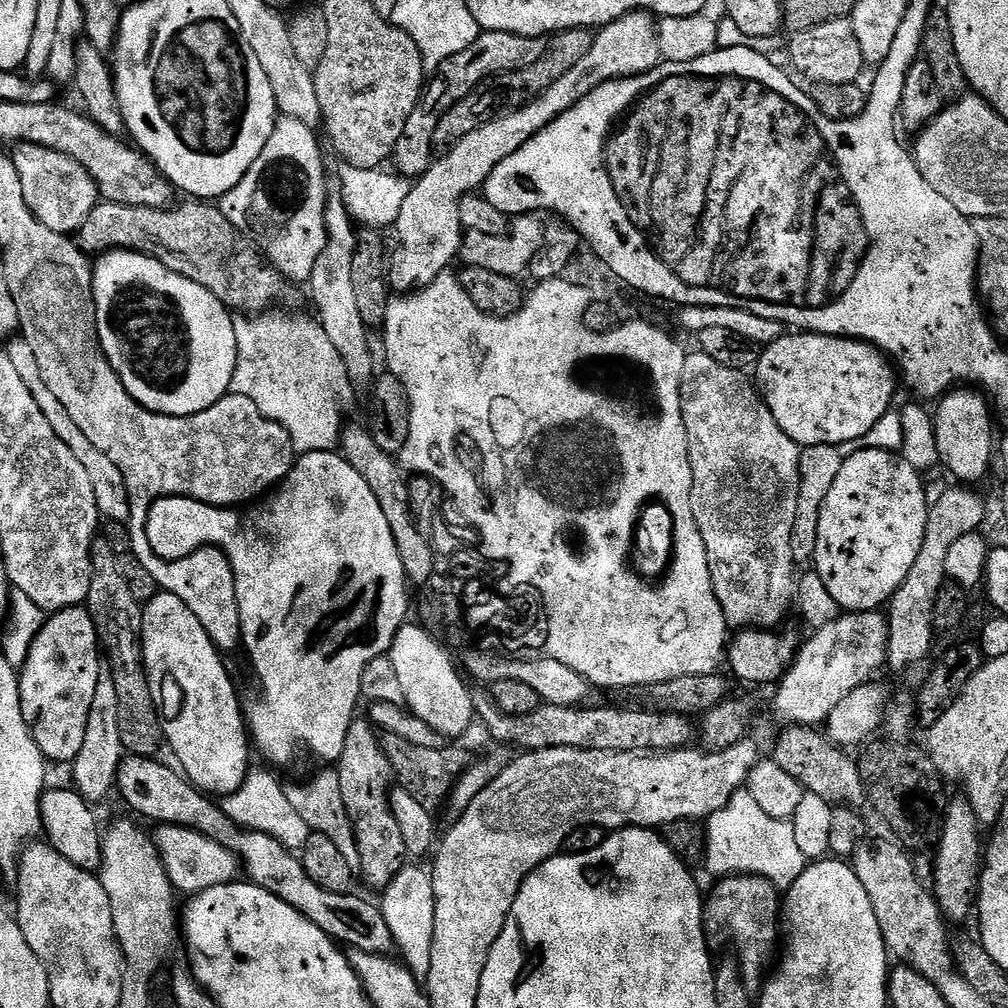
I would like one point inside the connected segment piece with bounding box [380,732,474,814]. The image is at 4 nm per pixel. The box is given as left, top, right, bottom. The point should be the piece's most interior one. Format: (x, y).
(429, 776)

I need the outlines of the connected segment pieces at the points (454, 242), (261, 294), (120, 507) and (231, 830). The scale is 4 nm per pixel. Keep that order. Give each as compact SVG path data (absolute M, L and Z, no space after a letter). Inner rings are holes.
M643 10L605 24L593 35L590 54L586 54L574 70L558 78L558 82L554 82L554 86L550 86L541 96L529 99L515 110L505 111L508 112L505 116L497 115L489 119L478 130L466 134L458 146L433 162L430 170L426 170L426 174L413 183L416 185L413 188L411 185L402 196L404 201L396 216L396 253L393 256L391 253L387 265L388 282L393 293L412 294L415 288L427 289L451 269L448 267L452 259L455 261L460 255L460 199L483 189L489 174L503 160L510 158L510 154L530 142L563 112L569 112L598 86L627 76L641 76L662 63L656 26L657 21Z
M100 202L94 210L90 210L90 218L82 222L80 231L74 239L85 254L103 254L113 250L121 252L140 252L143 256L162 262L174 274L182 274L182 278L190 278L190 282L198 282L218 302L222 302L229 310L240 314L256 314L261 310L271 309L279 300L288 296L290 282L288 279L264 259L259 247L239 228L234 227L226 219L224 213L212 202L184 202L170 208L147 208L146 206L126 206L111 202Z
M16 338L7 345L7 349L10 362L14 362L14 370L18 370L22 382L26 382L26 390L34 394L34 402L38 402L38 410L46 414L46 422L50 422L54 434L58 434L58 438L62 438L62 442L66 442L66 446L74 450L74 458L78 458L78 462L82 462L83 468L86 469L86 474L90 474L90 486L94 486L94 498L101 517L108 520L127 521L130 502L122 478L122 470L118 470L118 466L114 466L114 462L110 462L110 458L106 458L106 454L102 454L102 450L98 450L98 446L94 446L94 442L90 442L90 438L86 438L86 434L78 430L74 418L66 414L66 406L62 406L62 402L58 402L58 397L51 392L50 386L46 386L42 378L42 369L38 366L38 358L34 358L34 350L30 350L30 342Z
M128 754L118 766L115 791L118 796L120 792L121 798L137 812L137 817L145 816L148 820L157 820L155 823L160 826L177 824L180 828L192 828L218 842L218 846L234 853L242 865L243 875L245 872L248 875L245 877L251 883L293 906L337 943L360 952L380 955L393 949L390 928L386 925L379 905L356 896L357 893L354 892L340 895L322 890L310 878L310 874L306 874L304 861L295 851L283 848L274 838L270 838L270 834L241 828L224 813L219 803L201 792L175 767L167 768L158 761L156 758Z

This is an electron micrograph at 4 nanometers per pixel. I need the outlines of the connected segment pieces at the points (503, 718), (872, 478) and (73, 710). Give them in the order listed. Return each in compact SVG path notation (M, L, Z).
M477 695L474 700L474 712L484 723L484 728L500 744L513 744L516 750L537 752L543 748L581 748L582 750L604 750L606 752L639 752L641 754L655 754L658 752L678 752L689 747L694 740L694 724L689 717L679 712L657 712L655 710L640 710L634 712L628 708L592 708L581 706L578 708L563 708L553 704L544 704L534 714L525 716L510 716L502 714L498 706L492 701L491 695Z
M861 447L860 452L845 455L842 470L822 502L818 518L818 546L814 557L814 571L822 578L830 598L848 614L874 612L883 609L891 601L898 586L910 574L918 550L922 550L922 538L926 534L926 522L930 496L924 493L921 473L910 466L902 455L883 452L880 448Z
M77 606L74 608L64 608L60 612L53 612L45 619L37 637L34 638L33 644L29 648L29 656L26 658L23 667L19 669L18 679L20 682L20 705L24 711L24 717L28 723L28 728L32 731L34 742L38 750L42 750L45 761L52 762L57 760L58 763L67 765L75 760L78 750L82 750L82 741L86 738L86 718L90 718L90 701L94 698L94 690L98 687L98 674L102 671L102 645L99 636L96 634L96 621L92 618L92 613L87 607Z

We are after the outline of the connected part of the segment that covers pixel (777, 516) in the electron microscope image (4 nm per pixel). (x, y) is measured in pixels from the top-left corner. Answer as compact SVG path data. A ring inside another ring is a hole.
M696 350L694 354L685 355L682 366L682 382L680 383L680 397L682 398L682 418L684 432L688 436L688 453L692 463L692 489L690 490L690 510L694 514L694 522L698 522L698 530L702 534L702 542L706 542L706 558L710 562L710 574L714 594L718 598L718 606L722 606L724 620L732 630L772 630L784 620L788 607L794 604L794 576L792 571L792 551L790 538L794 530L794 522L798 514L798 490L800 489L800 453L801 445L795 444L785 434L778 422L774 422L774 414L764 404L755 383L745 373L735 372L732 368L722 366L722 362L714 362L705 352Z

